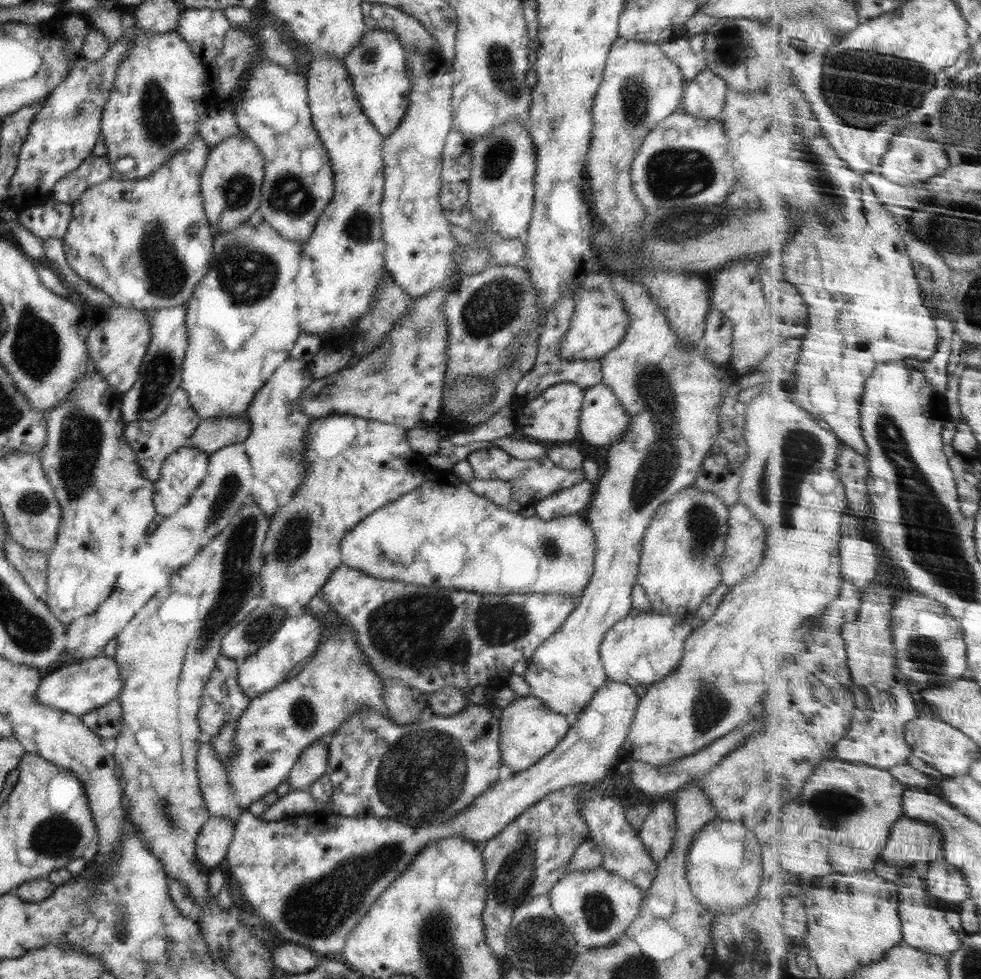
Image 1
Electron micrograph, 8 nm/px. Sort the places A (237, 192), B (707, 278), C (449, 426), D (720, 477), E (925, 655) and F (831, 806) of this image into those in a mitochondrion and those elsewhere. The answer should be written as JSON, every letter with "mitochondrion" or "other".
{"A":"mitochondrion","B":"other","C":"other","D":"other","E":"mitochondrion","F":"mitochondrion"}

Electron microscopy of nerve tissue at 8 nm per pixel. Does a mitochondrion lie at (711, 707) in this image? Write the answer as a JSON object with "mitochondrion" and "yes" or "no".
{"mitochondrion":"yes"}

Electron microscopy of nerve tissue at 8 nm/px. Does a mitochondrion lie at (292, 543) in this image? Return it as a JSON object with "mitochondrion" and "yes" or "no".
{"mitochondrion":"yes"}

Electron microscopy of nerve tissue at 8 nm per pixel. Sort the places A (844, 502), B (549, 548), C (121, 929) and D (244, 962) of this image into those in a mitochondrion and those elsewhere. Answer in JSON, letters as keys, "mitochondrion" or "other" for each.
{"A":"other","B":"mitochondrion","C":"mitochondrion","D":"other"}

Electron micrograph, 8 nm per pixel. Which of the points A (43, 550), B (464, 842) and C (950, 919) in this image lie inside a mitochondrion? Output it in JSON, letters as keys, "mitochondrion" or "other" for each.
{"A":"other","B":"other","C":"other"}

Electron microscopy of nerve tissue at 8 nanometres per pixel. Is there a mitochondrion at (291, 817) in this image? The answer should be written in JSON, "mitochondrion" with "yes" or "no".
{"mitochondrion":"no"}

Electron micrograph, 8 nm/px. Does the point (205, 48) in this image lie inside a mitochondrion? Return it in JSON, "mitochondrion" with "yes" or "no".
{"mitochondrion":"no"}

